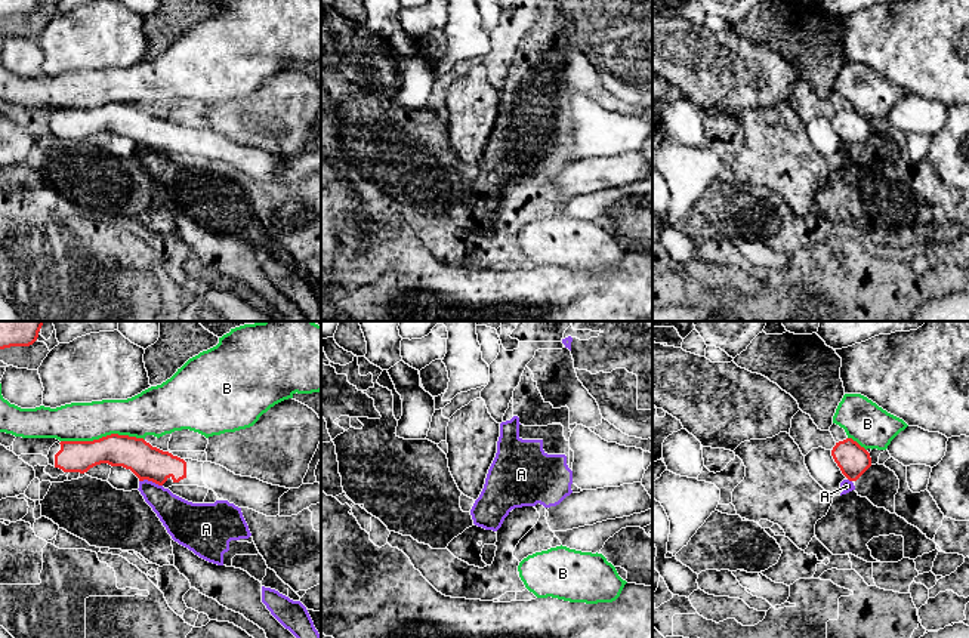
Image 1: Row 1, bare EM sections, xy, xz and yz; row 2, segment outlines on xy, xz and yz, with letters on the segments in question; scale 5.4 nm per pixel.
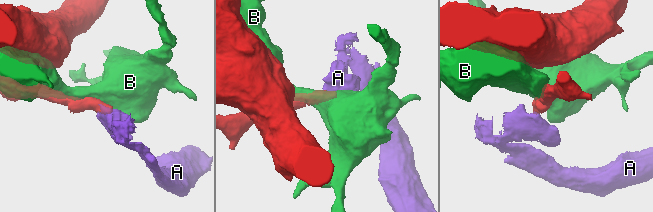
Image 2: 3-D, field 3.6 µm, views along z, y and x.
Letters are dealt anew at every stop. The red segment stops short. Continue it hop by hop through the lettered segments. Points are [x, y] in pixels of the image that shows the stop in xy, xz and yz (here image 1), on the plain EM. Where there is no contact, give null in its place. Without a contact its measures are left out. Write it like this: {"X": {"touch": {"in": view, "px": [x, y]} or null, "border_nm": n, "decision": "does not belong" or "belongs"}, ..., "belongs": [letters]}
{"A": {"touch": {"in": "xy", "px": [151, 148]}, "border_nm": 130, "decision": "does not belong"}, "B": {"touch": {"in": "xy", "px": [102, 105]}, "border_nm": 460, "decision": "does not belong"}, "belongs": []}

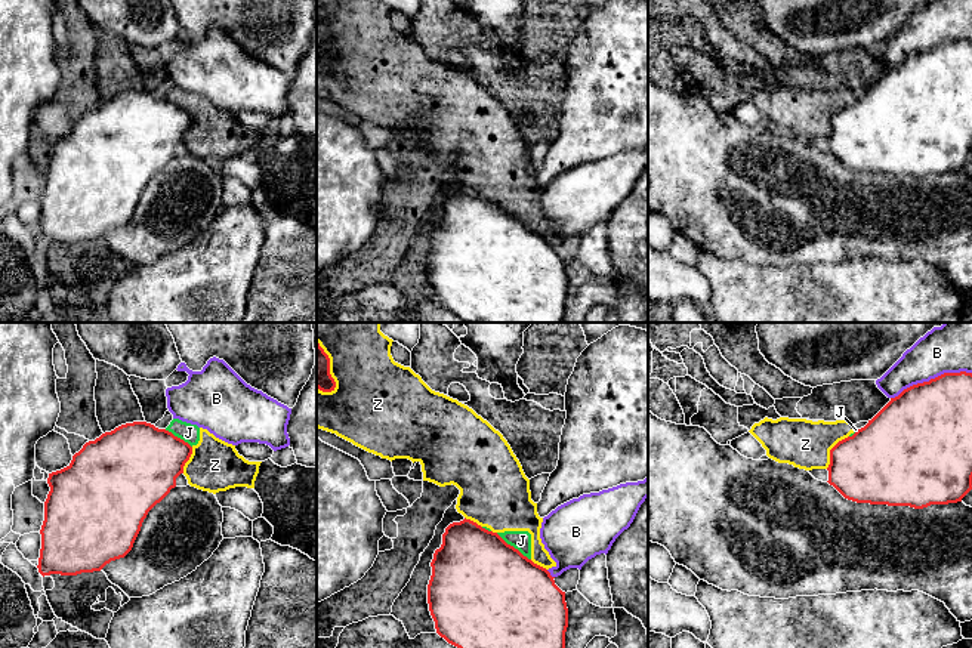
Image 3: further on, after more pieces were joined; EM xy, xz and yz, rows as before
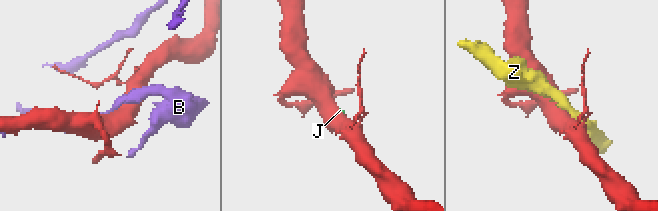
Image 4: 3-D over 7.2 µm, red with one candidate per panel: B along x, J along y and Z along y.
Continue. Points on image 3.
{"B": {"touch": {"in": "yz", "px": [931, 48]}, "border_nm": 460, "decision": "does not belong"}, "J": {"touch": {"in": "xz", "px": [512, 215]}, "border_nm": 240, "decision": "does not belong"}, "Z": {"touch": {"in": "yz", "px": [830, 119]}, "border_nm": 220, "decision": "does not belong"}, "belongs": []}

